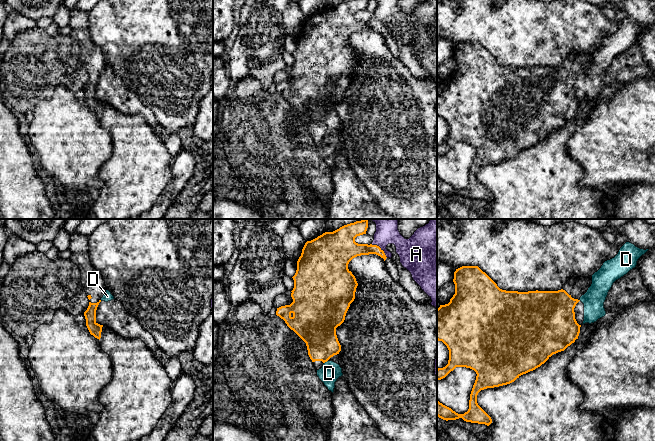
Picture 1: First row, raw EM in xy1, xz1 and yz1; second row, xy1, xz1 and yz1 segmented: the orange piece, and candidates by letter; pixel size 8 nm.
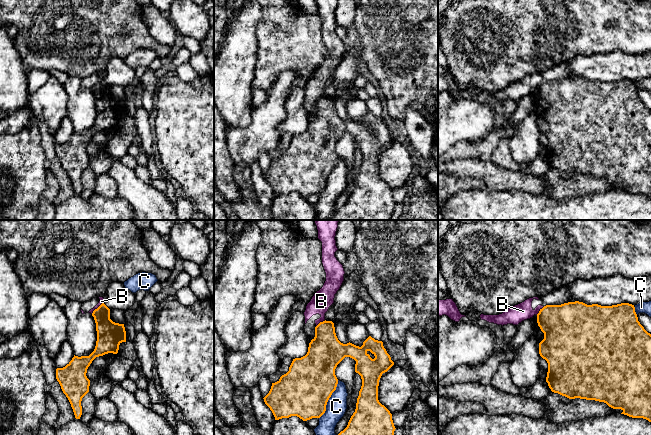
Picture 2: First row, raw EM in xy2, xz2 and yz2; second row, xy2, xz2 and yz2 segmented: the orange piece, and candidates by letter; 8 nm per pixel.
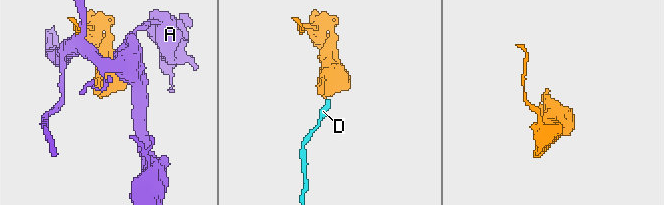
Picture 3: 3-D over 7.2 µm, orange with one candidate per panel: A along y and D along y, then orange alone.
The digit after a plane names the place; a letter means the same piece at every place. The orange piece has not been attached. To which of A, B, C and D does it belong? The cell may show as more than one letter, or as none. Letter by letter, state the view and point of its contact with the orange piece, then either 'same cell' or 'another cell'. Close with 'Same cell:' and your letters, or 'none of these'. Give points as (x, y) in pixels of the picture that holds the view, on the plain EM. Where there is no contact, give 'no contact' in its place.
A: contact xz1 (380, 24); another cell
B: contact xy2 (98, 83); another cell
C: contact xz2 (328, 175); another cell
D: contact xz1 (325, 137); another cell
Same cell: none of these

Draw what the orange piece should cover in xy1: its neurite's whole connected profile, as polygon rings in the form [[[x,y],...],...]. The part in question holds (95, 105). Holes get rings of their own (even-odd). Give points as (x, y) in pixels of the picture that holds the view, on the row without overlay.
[[[75,7],[69,25],[72,29],[70,36],[81,46],[81,58],[89,75],[89,82],[84,88],[86,102],[90,110],[100,116],[103,101],[96,98],[96,86],[107,66],[105,57],[90,38],[87,12]]]

